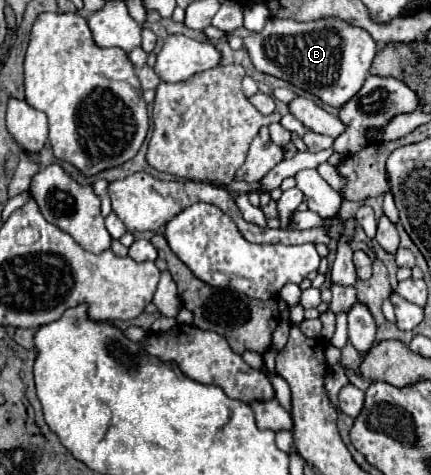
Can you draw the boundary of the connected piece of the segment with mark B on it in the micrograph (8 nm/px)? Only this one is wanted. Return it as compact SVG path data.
M335 16L311 22L271 18L261 32L243 38L243 42L257 70L283 78L297 88L315 94L333 108L343 106L359 92L369 74L371 60L377 54L377 42L367 30Z

